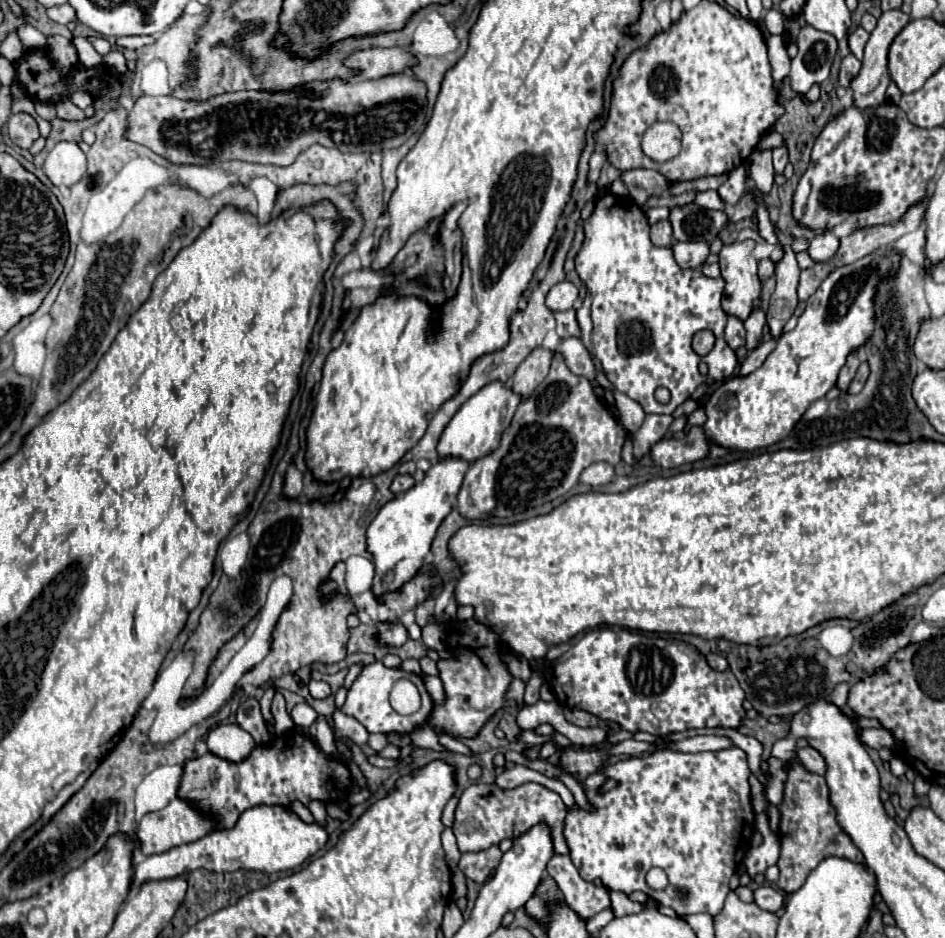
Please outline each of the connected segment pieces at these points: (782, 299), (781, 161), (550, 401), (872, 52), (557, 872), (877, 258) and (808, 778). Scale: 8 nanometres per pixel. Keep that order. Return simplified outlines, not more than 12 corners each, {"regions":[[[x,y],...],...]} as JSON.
{"regions":[[[777,231],[785,257],[775,265],[777,287],[767,325],[775,339],[795,313],[801,273],[789,237]],[[787,147],[773,149],[775,173],[787,165]],[[555,353],[499,447],[469,465],[469,519],[553,501],[617,465],[629,431]],[[899,9],[883,13],[851,81],[857,107],[877,107],[891,83],[887,55],[911,21]],[[553,855],[547,873],[583,921],[609,907],[609,891],[581,879],[569,855]],[[879,247],[831,271],[765,363],[721,383],[703,429],[779,443],[871,341]],[[789,767],[777,887],[797,891],[827,857],[865,865],[825,777]]]}

